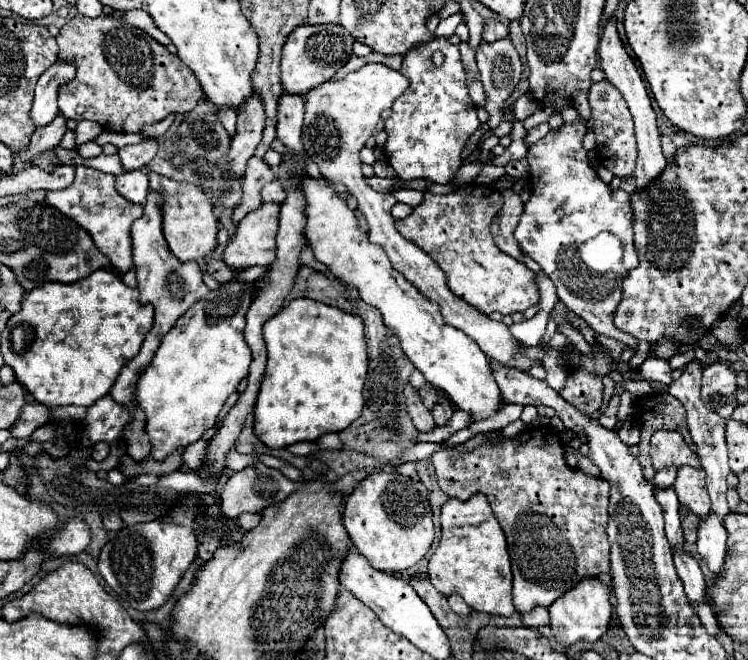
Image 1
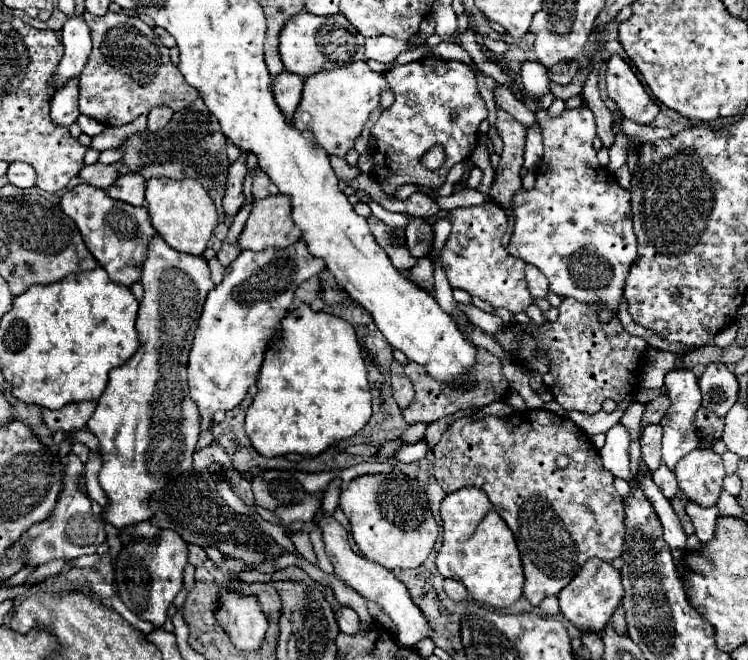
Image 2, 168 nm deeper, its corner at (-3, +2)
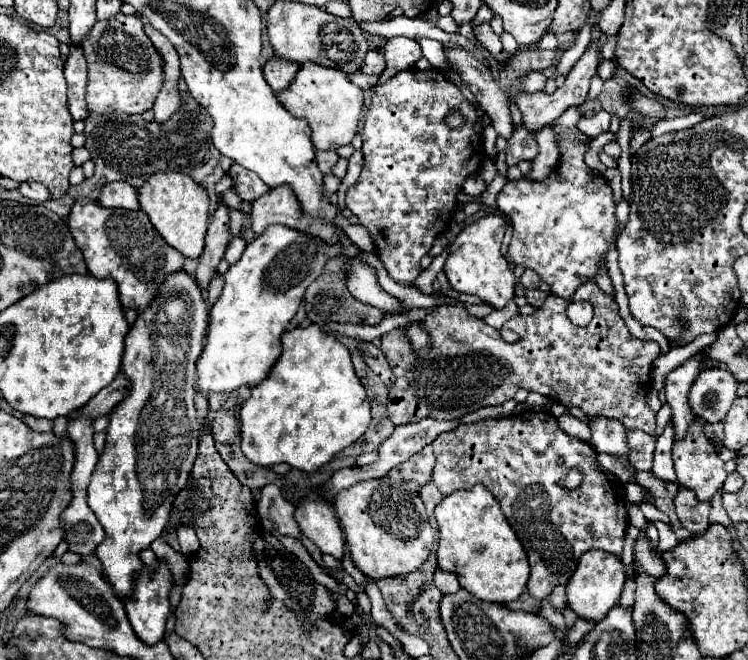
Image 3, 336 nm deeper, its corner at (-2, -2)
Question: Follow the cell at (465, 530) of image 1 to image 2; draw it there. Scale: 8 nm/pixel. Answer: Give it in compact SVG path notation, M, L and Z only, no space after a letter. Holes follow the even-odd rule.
M464 487L446 495L440 507L444 521L442 547L436 553L436 569L448 579L466 585L470 597L494 609L504 609L522 597L524 573L512 531L494 511L488 495L478 487Z

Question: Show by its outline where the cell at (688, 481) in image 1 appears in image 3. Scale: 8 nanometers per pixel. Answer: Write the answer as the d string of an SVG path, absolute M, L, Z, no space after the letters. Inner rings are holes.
M699 417L691 421L691 429L687 431L687 437L673 443L673 463L675 463L677 481L683 487L691 489L699 501L711 501L711 497L723 487L723 481L727 479L727 471L725 471L725 463L717 457L713 441L705 437L703 427L705 427L705 421L701 421Z

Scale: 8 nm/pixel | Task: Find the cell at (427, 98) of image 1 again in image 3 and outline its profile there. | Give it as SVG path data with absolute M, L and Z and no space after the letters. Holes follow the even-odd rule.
M407 69L407 71L401 71L397 73L393 79L385 81L385 83L377 83L375 87L371 87L371 107L367 111L367 117L365 117L365 127L361 131L361 137L363 137L363 171L359 175L359 179L355 181L353 187L347 189L347 207L351 209L351 213L359 219L359 225L363 225L367 231L369 231L369 237L373 239L373 245L377 247L377 255L379 259L383 261L383 267L387 269L389 277L395 279L397 283L401 285L411 285L417 275L421 273L421 257L429 253L433 241L437 235L445 233L447 231L447 225L449 225L449 219L453 215L453 209L457 205L457 193L461 189L461 185L465 183L465 179L469 175L473 175L475 171L479 171L481 167L481 161L483 161L483 151L481 151L481 139L475 131L475 123L477 123L477 111L473 109L473 105L463 97L463 93L453 85L449 83L441 73L437 71L419 71L419 69ZM451 111L459 111L461 117L465 119L465 123L459 127L459 129L451 129L445 125L445 117L451 113Z

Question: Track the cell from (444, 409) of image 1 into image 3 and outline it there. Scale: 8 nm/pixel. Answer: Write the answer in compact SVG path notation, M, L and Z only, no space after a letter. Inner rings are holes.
M427 445L421 453L413 455L409 461L405 461L403 465L399 465L399 473L403 477L403 481L415 481L419 485L419 489L431 481L431 473L435 467L435 455L433 455L433 447Z

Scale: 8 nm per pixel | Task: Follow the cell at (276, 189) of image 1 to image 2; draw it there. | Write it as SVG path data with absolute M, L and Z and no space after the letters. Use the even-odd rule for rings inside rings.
M256 169L256 173L254 173L254 189L252 189L252 195L254 195L256 199L260 199L260 197L276 195L276 193L278 193L278 189L276 189L276 185L272 185L272 179L270 179L264 171Z

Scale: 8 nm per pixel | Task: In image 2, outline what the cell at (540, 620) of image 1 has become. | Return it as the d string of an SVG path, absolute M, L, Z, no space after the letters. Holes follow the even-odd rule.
M546 597L540 605L538 605L538 609L546 615L546 617L554 617L554 615L558 615L558 599L556 597Z

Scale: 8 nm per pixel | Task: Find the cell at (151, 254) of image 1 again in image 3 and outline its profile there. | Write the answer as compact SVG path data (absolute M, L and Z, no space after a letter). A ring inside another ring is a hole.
M173 273L167 277L167 281L163 283L163 287L159 289L159 295L155 297L155 301L151 303L149 309L145 309L135 325L131 327L131 331L127 333L125 337L125 353L123 353L123 373L131 379L131 391L127 395L127 399L123 399L113 411L111 411L111 423L109 423L109 429L107 429L107 443L105 443L105 451L103 455L99 457L99 463L91 475L91 483L89 483L89 489L87 489L87 503L91 507L91 511L95 513L95 517L99 519L99 523L103 525L105 529L105 539L99 543L99 549L95 549L95 555L99 557L101 565L103 565L103 575L105 579L109 581L113 593L125 601L127 597L131 597L131 587L135 583L135 577L139 575L139 569L143 567L141 559L139 559L139 553L143 549L147 549L157 537L163 535L165 527L167 527L167 521L169 521L169 513L171 513L171 505L177 497L177 493L187 485L187 479L189 479L189 473L191 473L191 467L193 467L193 461L197 457L197 447L199 447L199 419L197 419L197 411L195 411L195 405L193 405L193 395L195 395L195 361L199 359L199 353L203 351L203 339L205 339L205 333L207 333L207 321L209 321L209 307L207 307L207 301L201 293L201 289L197 287L195 279L191 279L189 273Z

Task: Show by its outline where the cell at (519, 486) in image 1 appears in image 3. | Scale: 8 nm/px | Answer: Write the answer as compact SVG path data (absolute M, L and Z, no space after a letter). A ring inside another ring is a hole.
M521 411L503 419L485 419L479 423L459 425L457 429L439 435L433 441L433 451L437 457L433 483L443 495L451 495L457 489L467 489L467 485L473 487L479 483L497 497L509 525L513 527L529 555L531 577L527 583L527 591L533 597L545 599L551 595L553 587L565 585L577 569L579 557L589 549L603 549L621 555L623 535L629 523L625 485L597 463L597 453L589 443L565 435L551 413ZM557 457L563 457L563 465L557 463ZM571 467L579 467L585 479L575 491L565 491L559 487L559 481Z

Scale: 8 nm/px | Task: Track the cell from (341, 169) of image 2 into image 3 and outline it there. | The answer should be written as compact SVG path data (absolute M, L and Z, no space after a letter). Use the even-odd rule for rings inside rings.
M315 151L315 161L317 161L317 167L321 169L321 173L331 173L331 167L335 165L337 159L339 159L339 155L335 151Z

